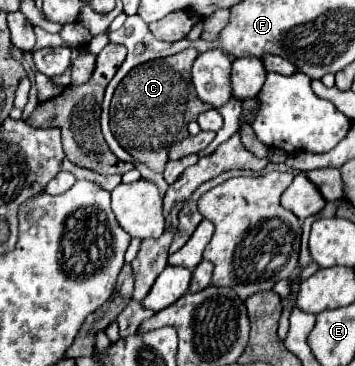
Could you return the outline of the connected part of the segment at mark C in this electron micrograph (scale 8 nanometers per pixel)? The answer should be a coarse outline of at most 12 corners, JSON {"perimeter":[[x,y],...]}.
{"perimeter":[[196,48],[132,68],[114,92],[112,134],[164,172],[188,122]]}

